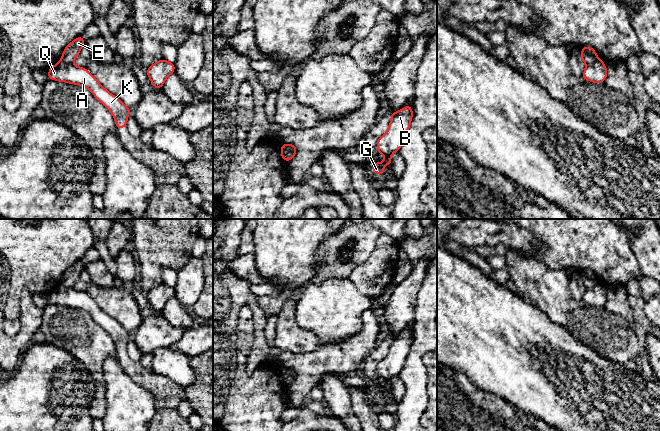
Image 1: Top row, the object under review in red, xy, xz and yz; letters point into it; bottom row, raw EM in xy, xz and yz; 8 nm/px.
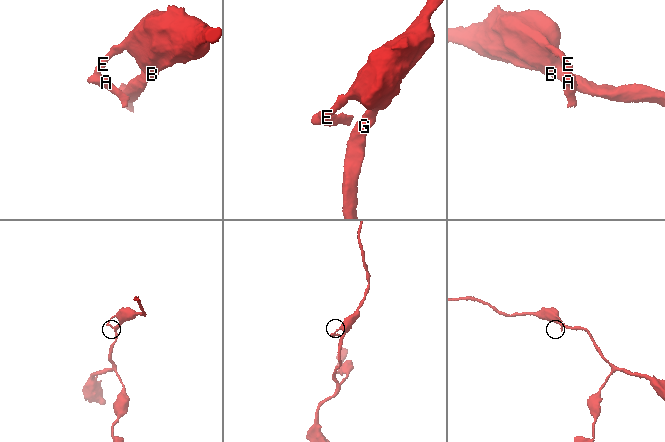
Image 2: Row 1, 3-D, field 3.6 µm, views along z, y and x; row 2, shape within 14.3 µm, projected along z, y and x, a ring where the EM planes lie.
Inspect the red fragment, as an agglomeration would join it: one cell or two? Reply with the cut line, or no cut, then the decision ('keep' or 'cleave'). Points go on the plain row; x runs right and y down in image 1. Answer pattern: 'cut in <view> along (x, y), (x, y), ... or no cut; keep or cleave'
cut in xy along (61, 283), (72, 287); cleave

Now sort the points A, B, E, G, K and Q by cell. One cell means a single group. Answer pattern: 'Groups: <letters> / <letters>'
Groups: A K Q / B E G

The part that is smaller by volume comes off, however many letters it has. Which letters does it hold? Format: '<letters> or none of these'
A, K, Q

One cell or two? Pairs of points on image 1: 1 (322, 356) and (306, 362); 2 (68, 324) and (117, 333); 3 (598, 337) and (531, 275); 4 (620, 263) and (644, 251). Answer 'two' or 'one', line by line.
1: one
2: two
3: one
4: two

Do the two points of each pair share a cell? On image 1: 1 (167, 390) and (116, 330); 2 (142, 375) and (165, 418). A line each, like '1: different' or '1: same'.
1: same
2: same

